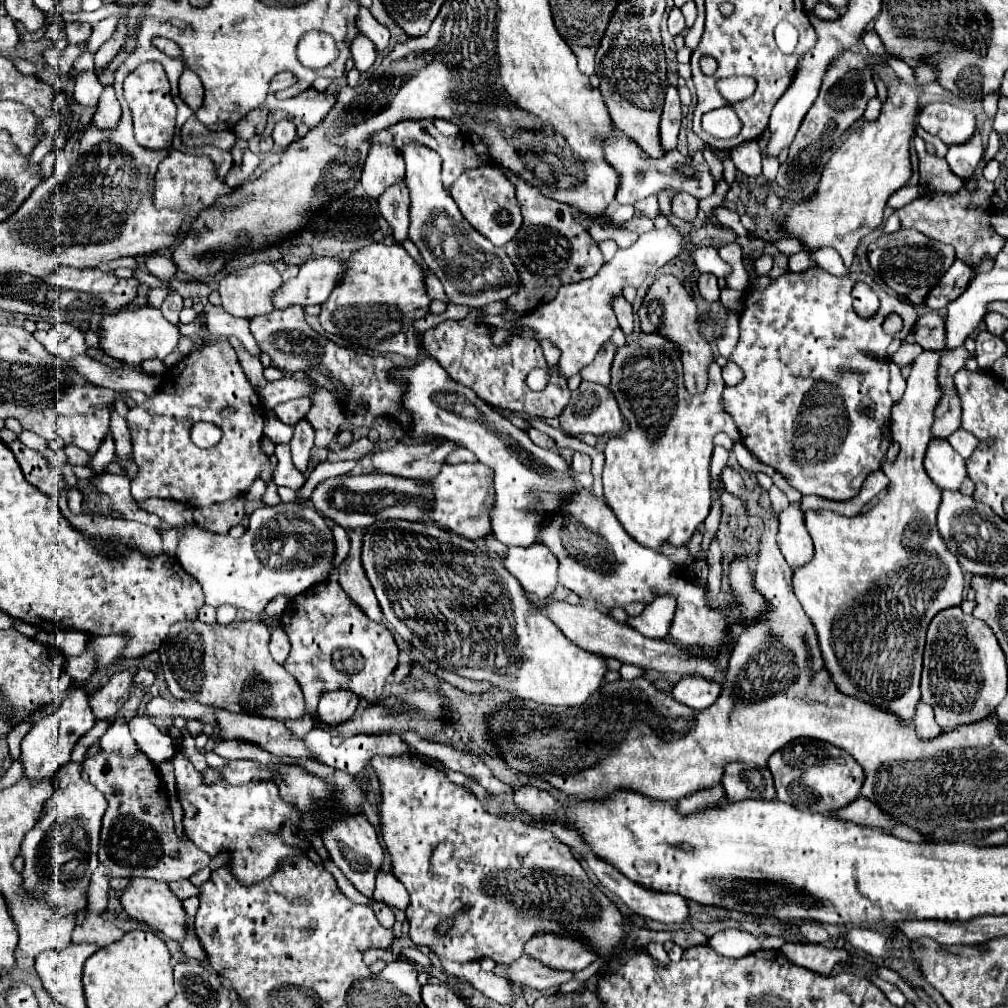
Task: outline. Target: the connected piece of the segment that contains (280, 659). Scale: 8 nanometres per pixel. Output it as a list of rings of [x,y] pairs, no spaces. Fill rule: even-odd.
[[[276,628],[272,632],[272,638],[270,638],[270,652],[274,656],[274,660],[278,664],[284,664],[288,654],[290,654],[290,642],[288,642],[288,636],[282,628]]]

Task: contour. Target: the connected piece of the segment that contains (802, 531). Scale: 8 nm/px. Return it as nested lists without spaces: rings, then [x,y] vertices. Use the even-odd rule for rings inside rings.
[[[800,502],[790,504],[782,512],[782,524],[778,526],[778,546],[786,558],[786,562],[794,566],[802,566],[812,558],[812,538],[804,526],[804,514]]]

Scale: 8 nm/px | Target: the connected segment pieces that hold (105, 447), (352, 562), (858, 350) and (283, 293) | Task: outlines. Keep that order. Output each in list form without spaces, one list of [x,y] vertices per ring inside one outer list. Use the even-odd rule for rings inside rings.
[[[108,434],[100,450],[90,458],[90,466],[94,468],[94,472],[102,472],[112,462],[112,458],[114,458],[114,440],[112,440],[112,434]]]
[[[348,530],[348,536],[350,536],[350,552],[338,568],[338,582],[342,584],[346,594],[350,594],[350,598],[354,598],[354,602],[358,602],[358,606],[362,606],[362,610],[366,610],[366,614],[370,614],[370,618],[382,622],[384,620],[382,608],[374,596],[374,590],[370,586],[370,580],[364,572],[362,558],[360,558],[364,532]]]
[[[814,266],[798,274],[782,274],[766,290],[748,288],[744,292],[746,308],[740,316],[740,340],[730,356],[730,360],[742,368],[744,378],[740,384],[726,386],[722,392],[724,410],[734,418],[744,446],[760,462],[780,472],[788,484],[802,494],[816,494],[830,500],[854,498],[866,476],[880,470],[886,450],[892,444],[888,366],[872,362],[864,352],[886,358],[886,348],[896,336],[882,332],[884,316],[900,314],[904,318],[904,328],[898,338],[906,338],[910,326],[918,318],[916,308],[894,290],[882,288],[864,272],[858,274],[860,276],[850,274],[850,278],[834,278],[826,274],[826,270]],[[858,280],[866,282],[880,298],[880,308],[870,318],[856,314],[852,308],[852,288]]]
[[[340,256],[308,260],[300,266],[296,278],[282,282],[280,288],[272,294],[272,306],[276,310],[284,310],[290,306],[322,304],[334,290],[336,282],[342,278],[344,264],[346,260]]]

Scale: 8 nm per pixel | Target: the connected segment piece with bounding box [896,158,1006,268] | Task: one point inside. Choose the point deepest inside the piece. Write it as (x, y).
(962, 219)

